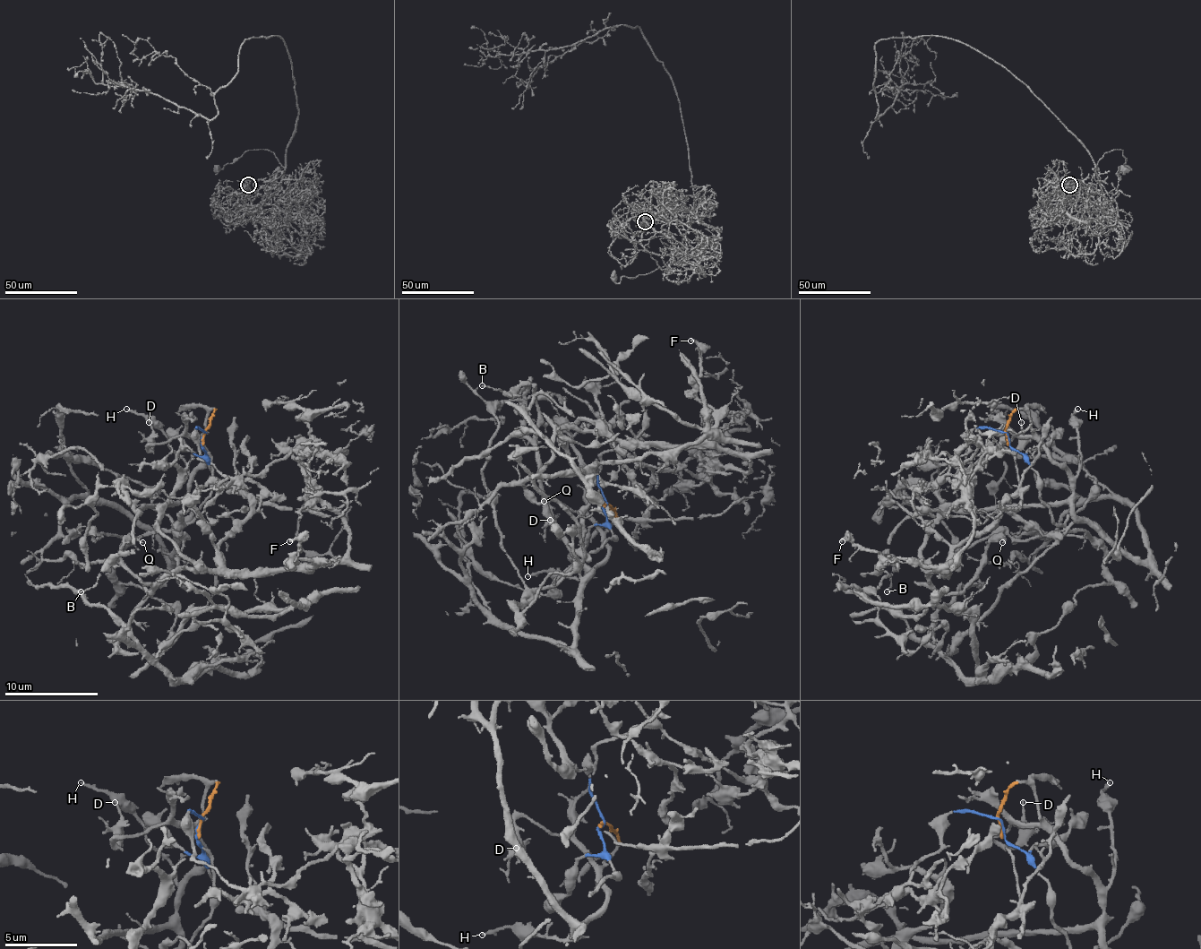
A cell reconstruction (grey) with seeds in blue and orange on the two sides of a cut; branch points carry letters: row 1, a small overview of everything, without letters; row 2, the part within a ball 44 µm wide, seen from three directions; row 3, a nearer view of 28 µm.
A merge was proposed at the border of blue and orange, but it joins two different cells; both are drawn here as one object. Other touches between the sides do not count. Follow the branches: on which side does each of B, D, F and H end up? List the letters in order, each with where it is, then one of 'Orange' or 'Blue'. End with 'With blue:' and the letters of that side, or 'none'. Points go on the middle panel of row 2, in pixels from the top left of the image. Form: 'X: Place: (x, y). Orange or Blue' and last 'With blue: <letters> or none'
B: Place: (482, 385). Orange
D: Place: (550, 520). Orange
F: Place: (690, 340). Blue
H: Place: (527, 576). Orange
With blue: F

